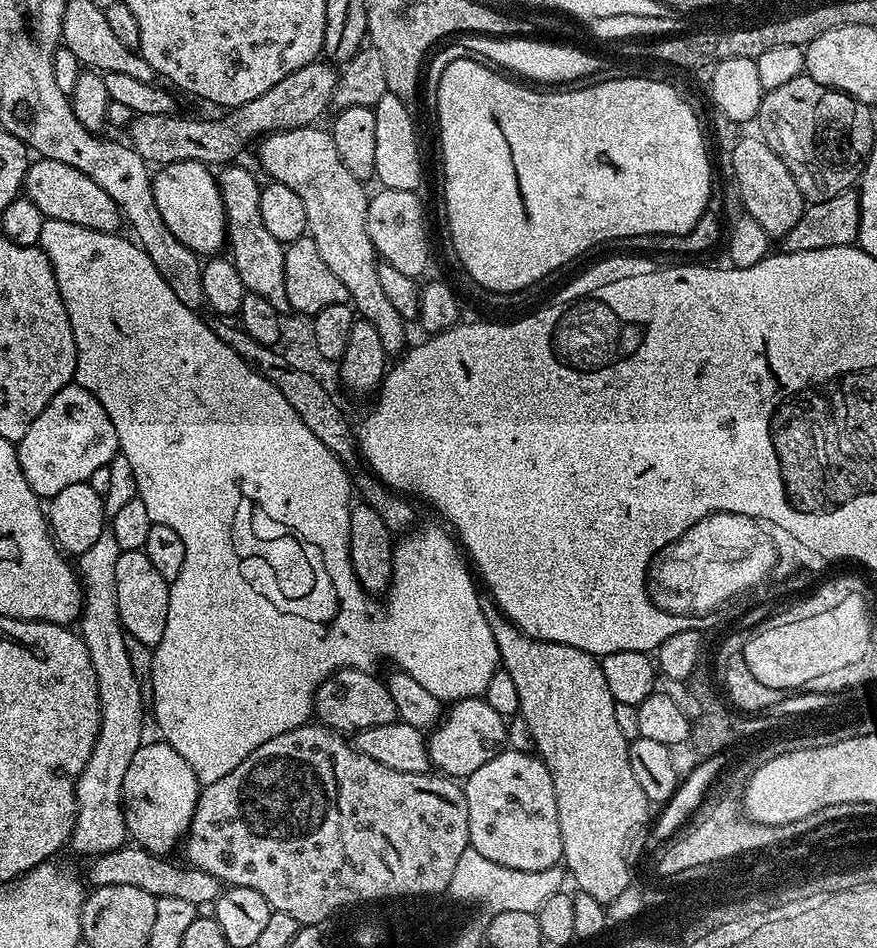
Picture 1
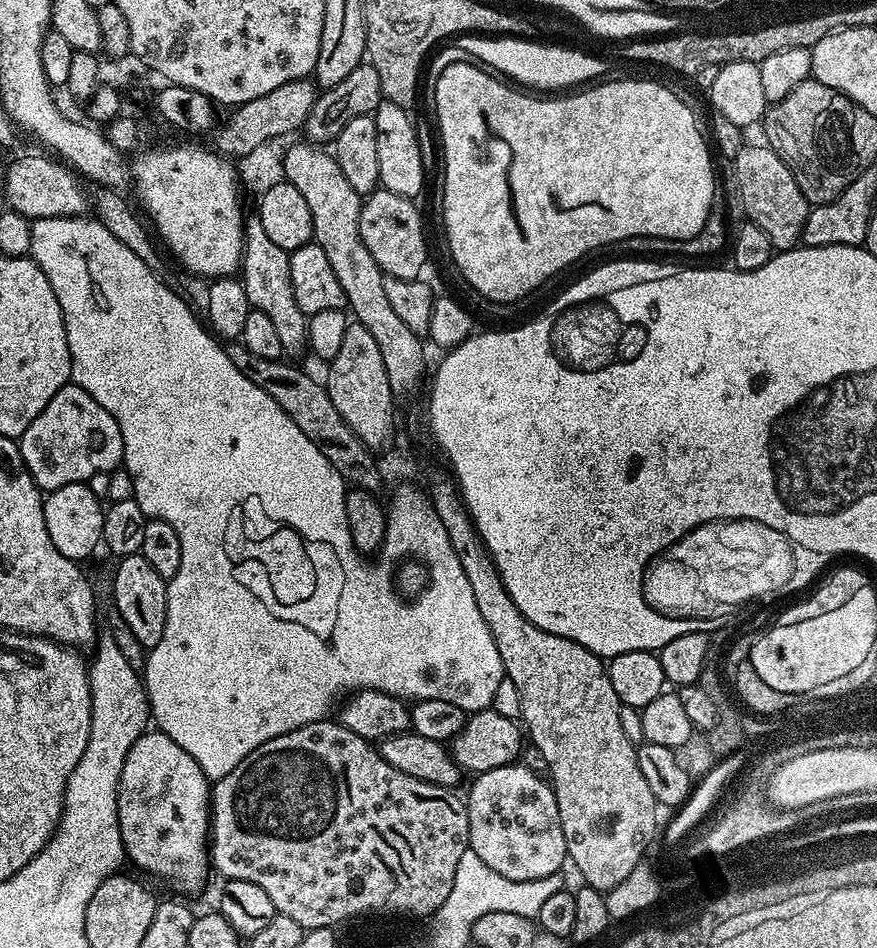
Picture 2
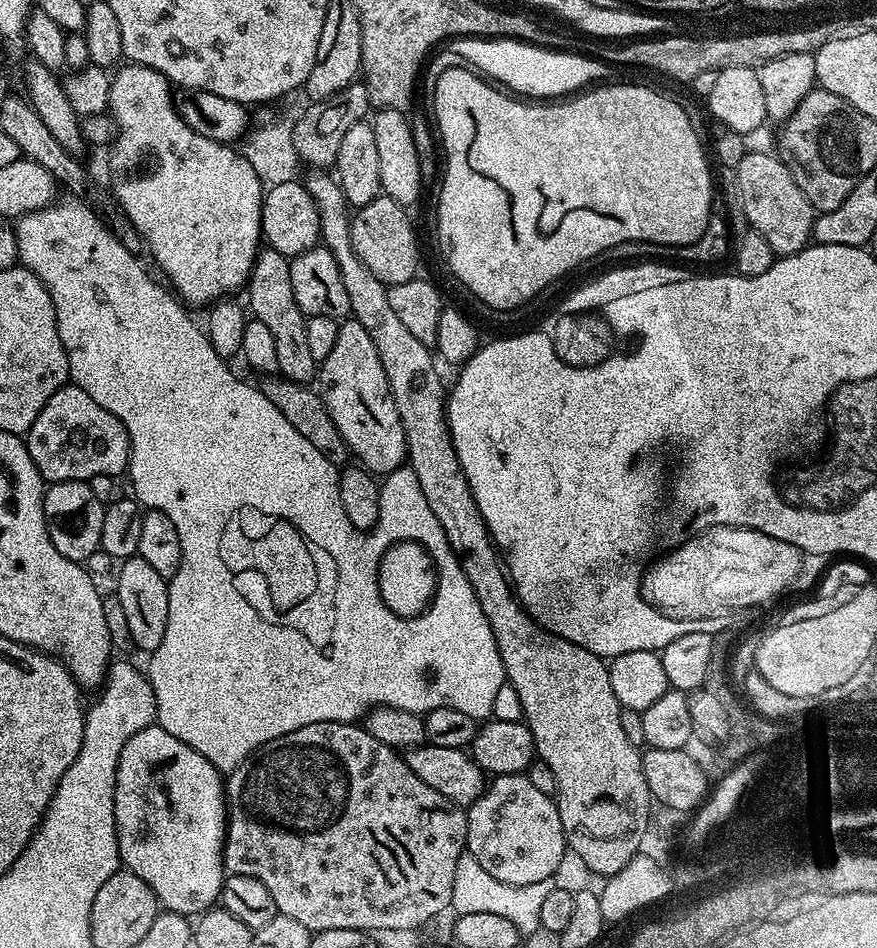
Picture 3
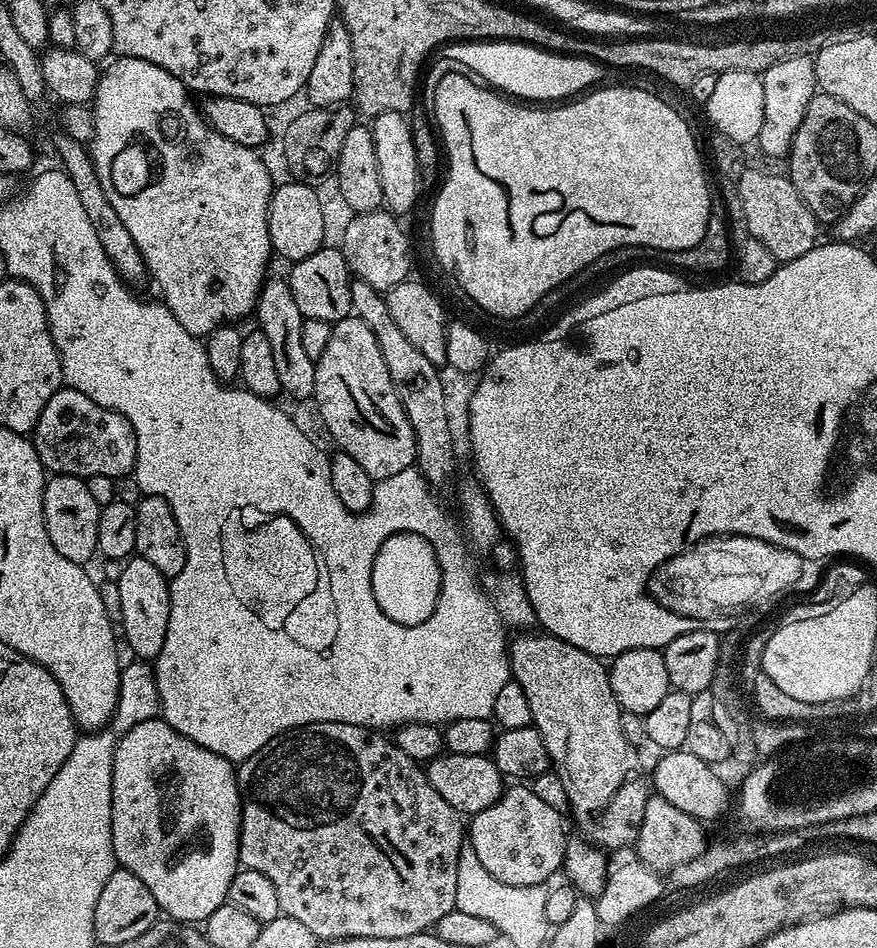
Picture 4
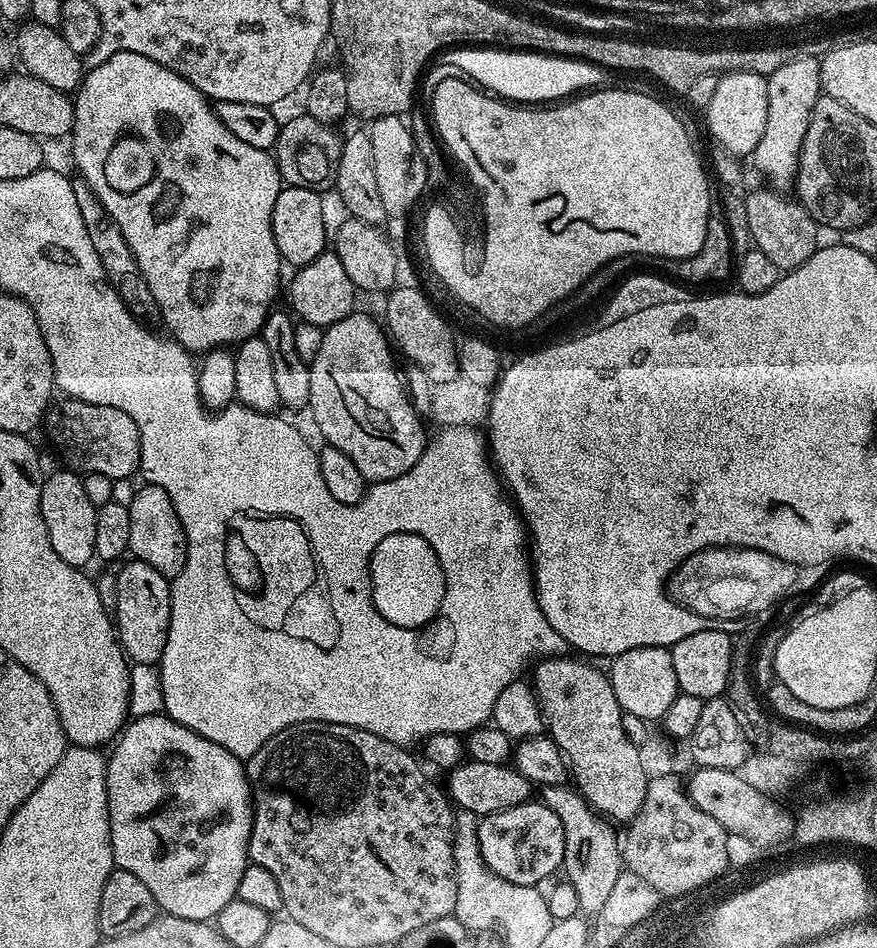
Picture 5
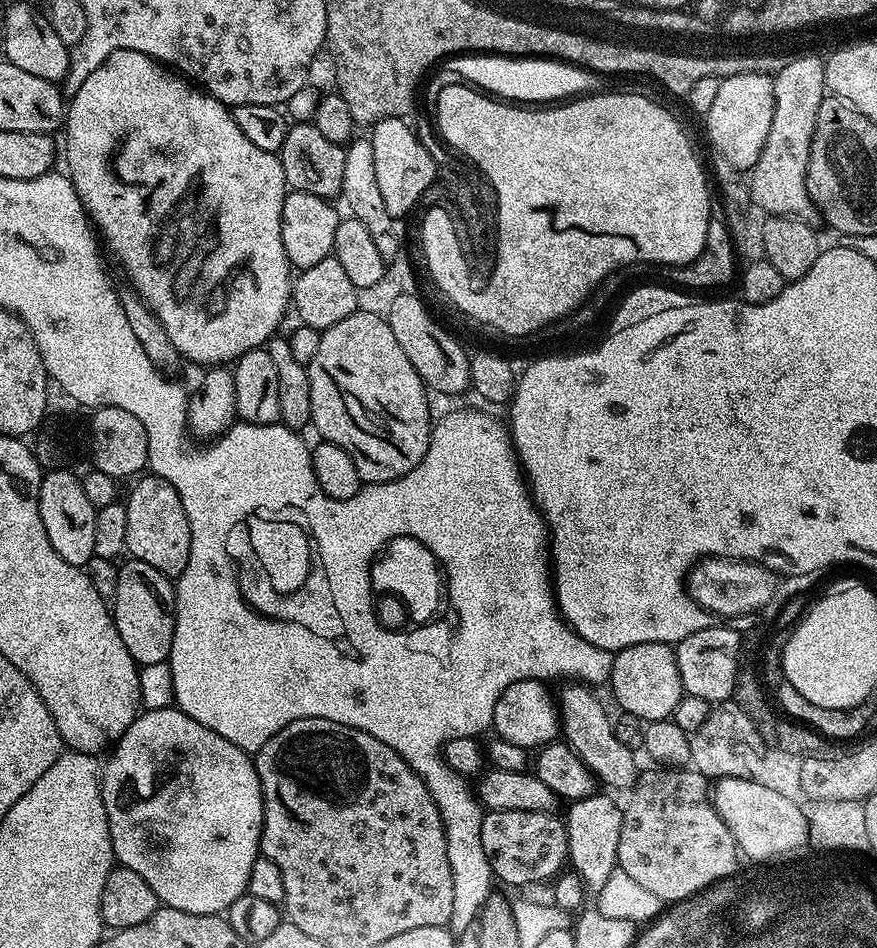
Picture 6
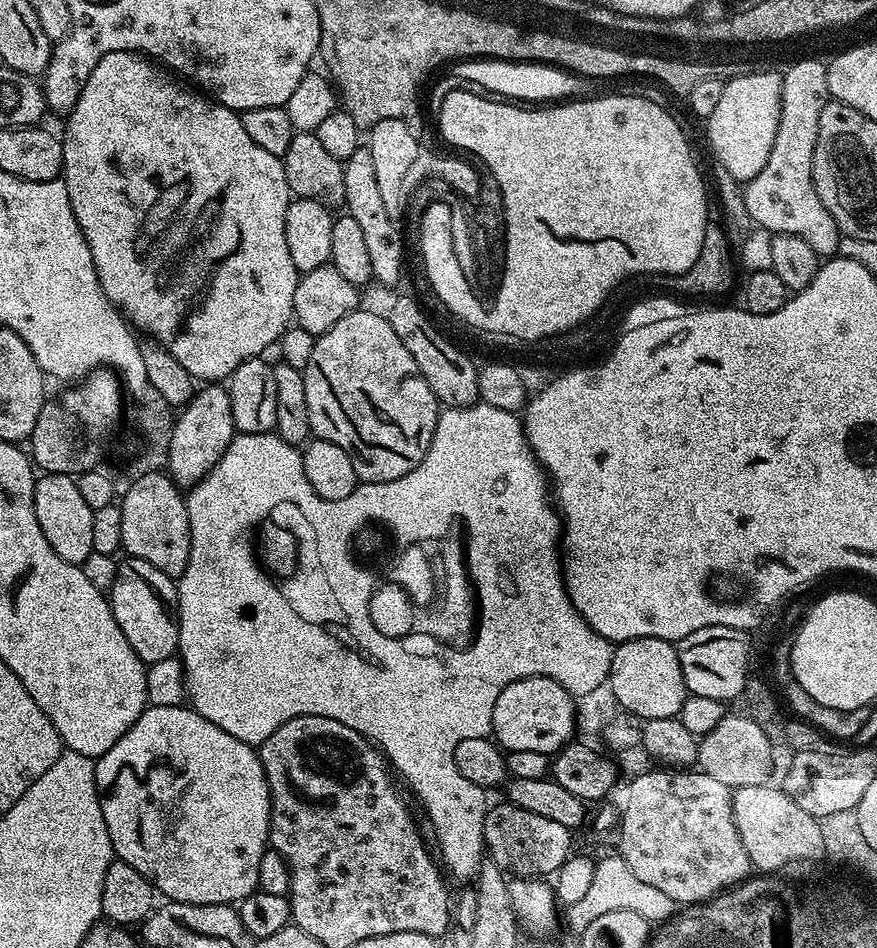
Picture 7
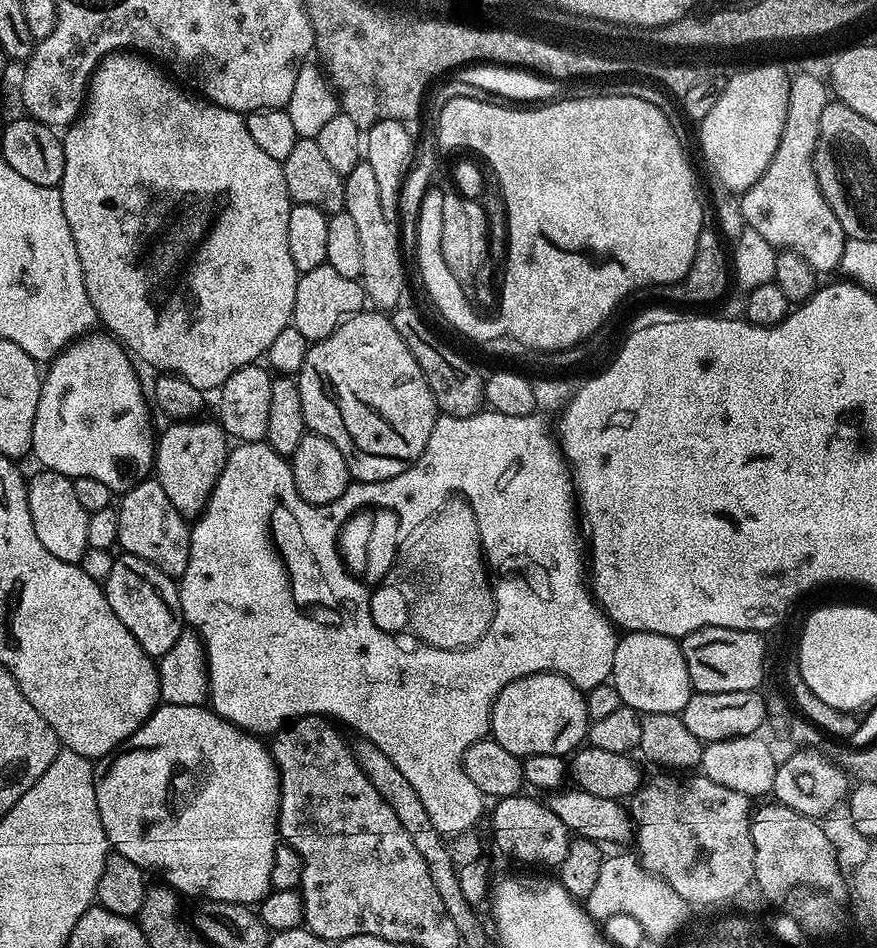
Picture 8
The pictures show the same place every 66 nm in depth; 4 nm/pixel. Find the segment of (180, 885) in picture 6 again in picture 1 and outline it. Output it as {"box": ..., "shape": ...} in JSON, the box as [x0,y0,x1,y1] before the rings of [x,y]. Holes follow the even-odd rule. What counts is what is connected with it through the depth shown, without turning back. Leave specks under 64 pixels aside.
{"box":[122,742,202,857],"shape":[[[157,742],[157,744],[141,743],[140,748],[134,754],[130,766],[126,770],[126,778],[122,778],[122,794],[124,795],[124,821],[128,827],[129,837],[139,847],[145,848],[154,856],[167,857],[172,847],[183,841],[190,822],[194,818],[196,803],[202,791],[200,779],[190,770],[190,762],[174,750],[174,746]]]}

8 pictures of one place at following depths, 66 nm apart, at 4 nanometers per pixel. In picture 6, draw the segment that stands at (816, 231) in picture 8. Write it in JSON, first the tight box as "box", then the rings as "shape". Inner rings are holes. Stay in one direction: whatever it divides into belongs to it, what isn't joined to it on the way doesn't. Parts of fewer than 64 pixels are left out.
{"box":[750,54,826,218],"shape":[[[807,54],[794,57],[775,74],[772,85],[774,118],[770,118],[766,146],[762,146],[762,154],[758,154],[758,162],[750,170],[752,203],[768,216],[808,218],[813,215],[814,209],[806,190],[806,166],[810,158],[814,122],[818,122],[818,106],[822,106],[826,98],[824,60]]]}

